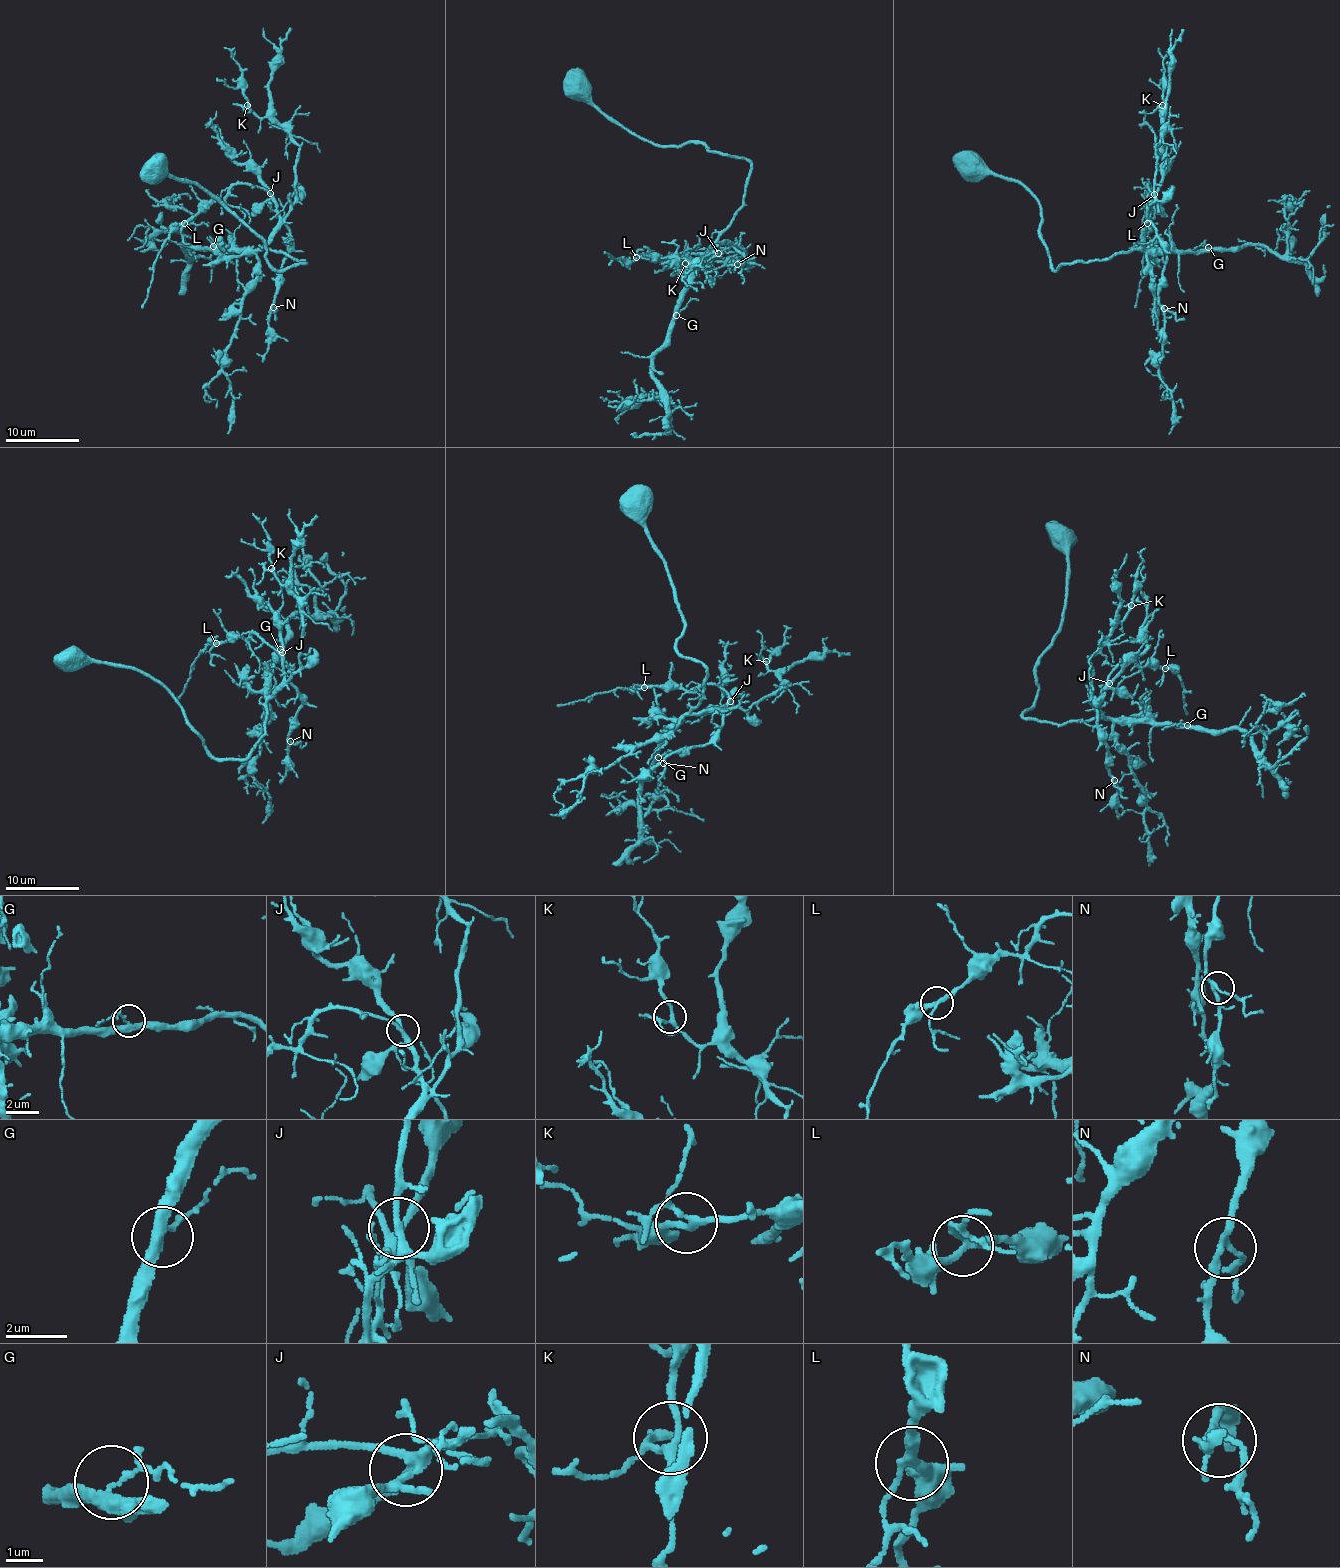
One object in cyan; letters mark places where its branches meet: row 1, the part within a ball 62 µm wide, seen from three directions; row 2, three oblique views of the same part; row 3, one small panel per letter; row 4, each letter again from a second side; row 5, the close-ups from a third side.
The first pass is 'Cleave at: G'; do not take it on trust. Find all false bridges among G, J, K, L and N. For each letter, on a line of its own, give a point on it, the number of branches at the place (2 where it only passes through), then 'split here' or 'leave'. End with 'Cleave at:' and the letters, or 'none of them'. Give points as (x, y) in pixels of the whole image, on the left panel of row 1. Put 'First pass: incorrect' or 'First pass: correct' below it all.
G: (213, 246) | 3 | leave
J: (270, 193) | 4 | leave
K: (247, 105) | 3 | leave
L: (184, 223) | 3 | leave
N: (273, 307) | 3 | leave
Cleave at: none of them
First pass: incorrect

